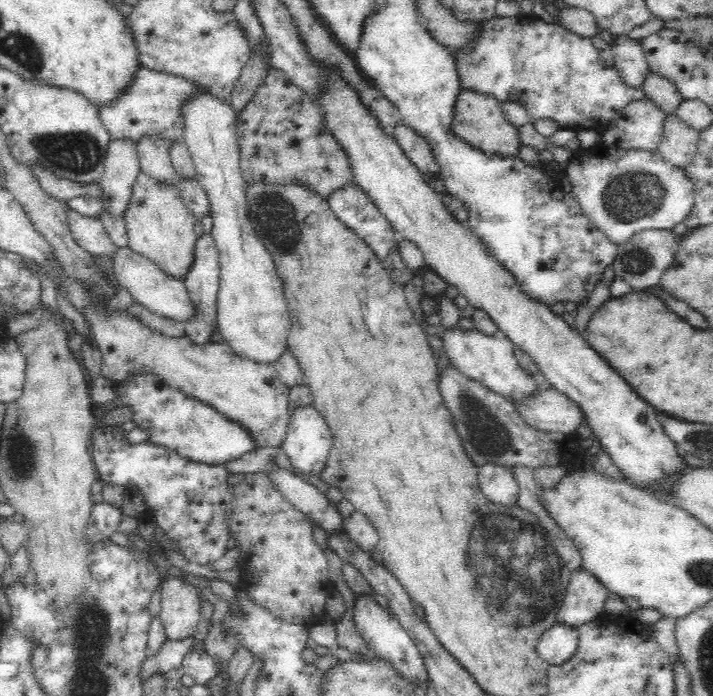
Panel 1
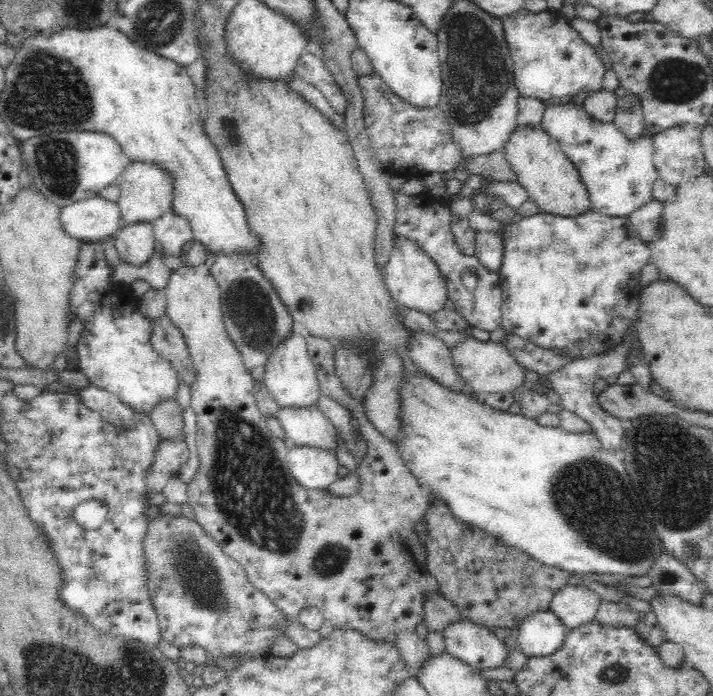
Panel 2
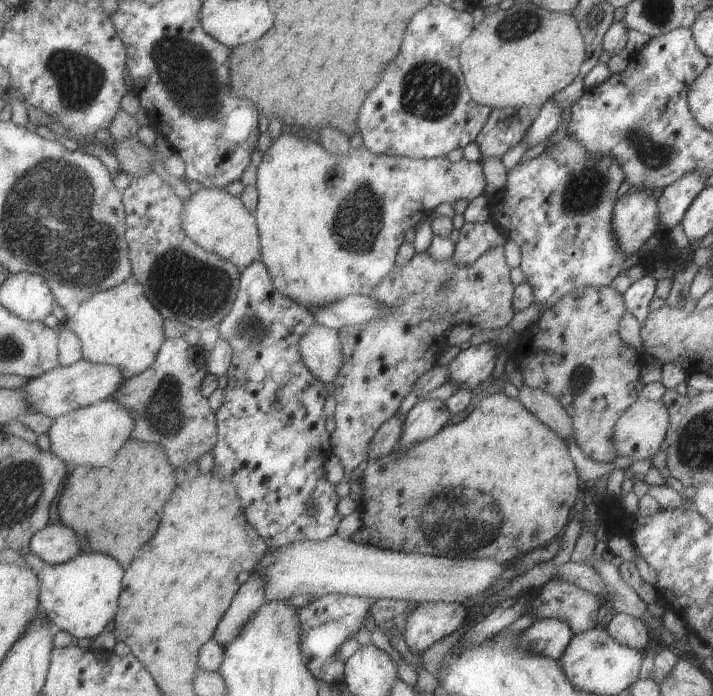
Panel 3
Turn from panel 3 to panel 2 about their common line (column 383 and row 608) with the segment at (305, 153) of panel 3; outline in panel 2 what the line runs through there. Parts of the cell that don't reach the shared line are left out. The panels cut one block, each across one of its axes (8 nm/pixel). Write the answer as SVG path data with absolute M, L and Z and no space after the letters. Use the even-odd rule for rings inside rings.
M163 514L156 518L146 518L146 532L142 538L144 569L146 569L146 590L151 597L158 615L161 639L180 648L191 645L202 647L207 652L208 662L216 665L216 660L244 661L266 658L270 646L284 635L290 619L284 615L264 592L250 582L246 571L230 558L204 527L195 519Z

